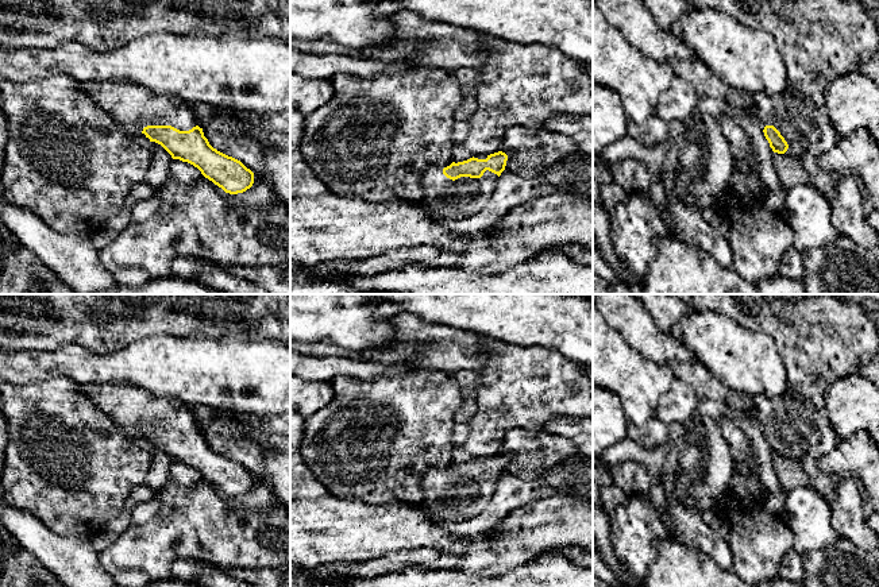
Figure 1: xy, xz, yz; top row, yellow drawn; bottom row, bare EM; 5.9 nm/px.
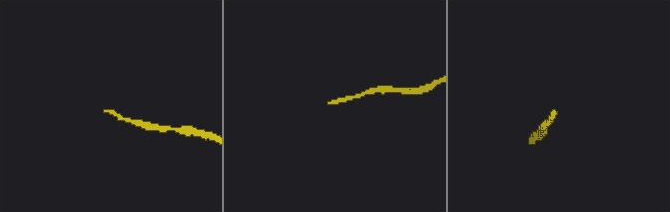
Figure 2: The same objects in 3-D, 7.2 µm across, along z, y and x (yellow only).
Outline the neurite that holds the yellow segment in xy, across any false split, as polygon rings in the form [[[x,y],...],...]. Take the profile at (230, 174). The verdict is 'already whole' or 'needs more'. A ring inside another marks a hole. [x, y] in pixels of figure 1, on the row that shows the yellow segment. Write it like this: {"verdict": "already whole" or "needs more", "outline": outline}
{"verdict": "needs more", "outline": [[[86,81],[81,88],[95,101],[111,113],[130,135],[144,134],[150,142],[161,144],[173,159],[188,162],[201,174],[221,188],[225,193],[238,194],[254,184],[254,173],[240,161],[213,148],[198,127],[193,107],[173,94],[157,94],[146,88],[132,84],[111,84],[107,81]]]}

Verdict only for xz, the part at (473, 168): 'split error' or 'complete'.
split error

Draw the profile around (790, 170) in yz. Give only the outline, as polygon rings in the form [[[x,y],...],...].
[[[774,152],[772,165],[786,190],[798,184],[809,184],[810,181],[802,166],[801,158]]]

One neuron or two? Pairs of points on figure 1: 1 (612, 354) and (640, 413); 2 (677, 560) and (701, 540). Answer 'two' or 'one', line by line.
1: one
2: two

